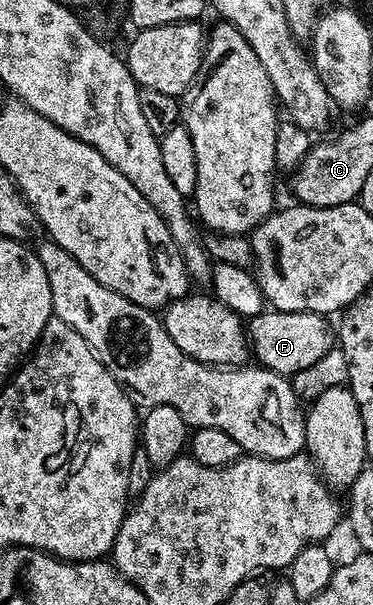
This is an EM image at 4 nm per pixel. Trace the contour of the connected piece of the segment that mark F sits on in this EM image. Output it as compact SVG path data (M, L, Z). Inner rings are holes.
M264 310L259 316L246 321L245 331L249 348L258 363L270 372L295 378L298 372L319 364L333 348L333 328L327 325L328 317L317 312L276 312Z

